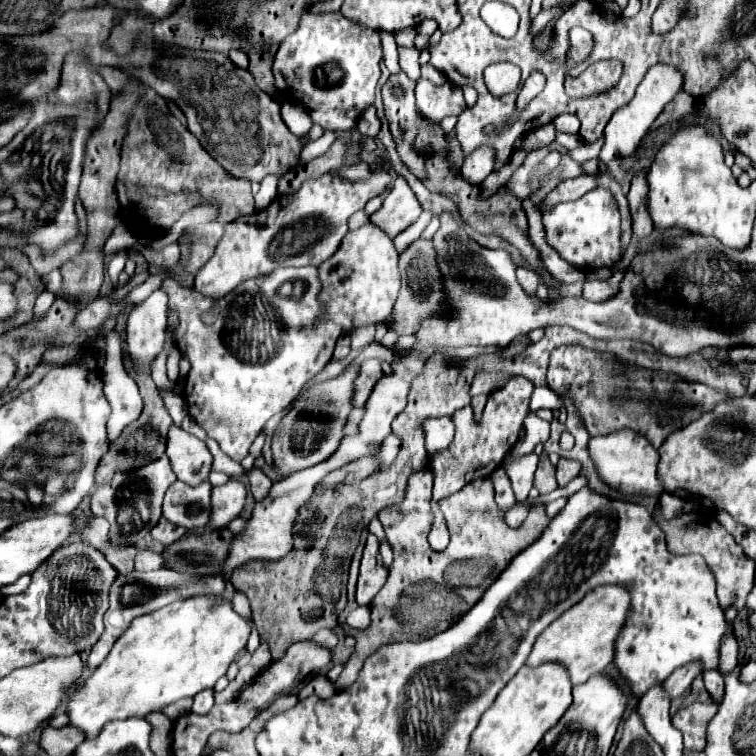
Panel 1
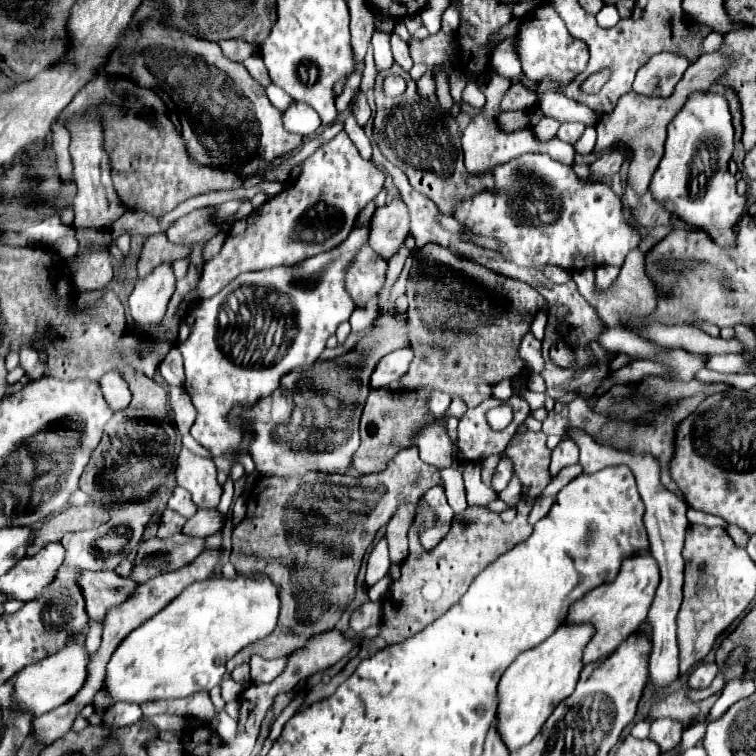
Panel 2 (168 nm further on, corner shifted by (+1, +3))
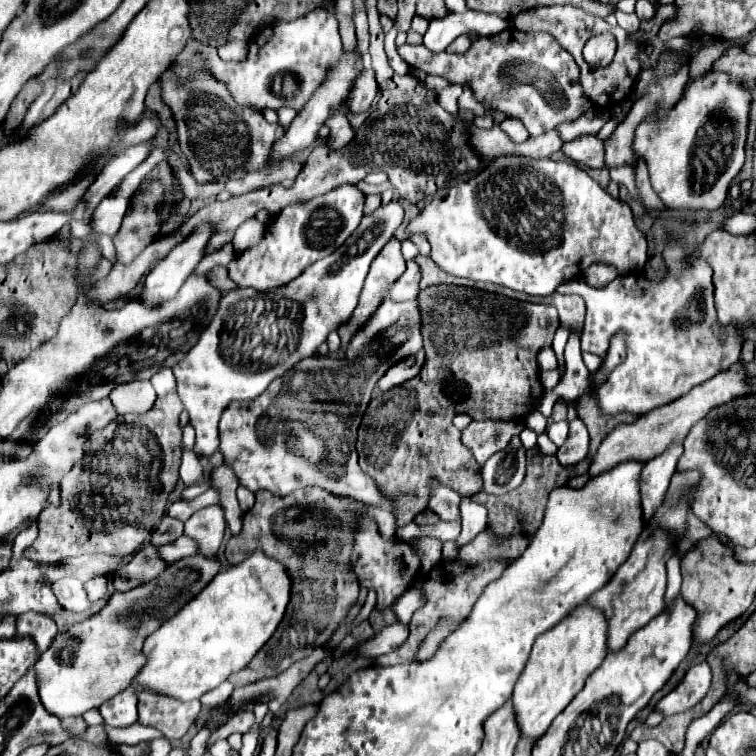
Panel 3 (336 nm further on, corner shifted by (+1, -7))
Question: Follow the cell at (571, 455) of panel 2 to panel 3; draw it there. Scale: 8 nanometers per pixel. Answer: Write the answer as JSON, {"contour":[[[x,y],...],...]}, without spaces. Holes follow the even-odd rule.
{"contour":[[[574,418],[570,422],[570,432],[568,432],[566,442],[556,452],[560,464],[574,466],[574,464],[582,462],[588,456],[588,444],[590,444],[590,436],[588,436],[584,422],[580,418]]]}

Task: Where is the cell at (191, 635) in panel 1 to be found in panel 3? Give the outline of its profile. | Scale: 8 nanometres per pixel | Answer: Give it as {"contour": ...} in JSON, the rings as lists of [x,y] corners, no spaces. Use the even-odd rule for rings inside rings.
{"contour":[[[260,548],[236,566],[224,568],[176,616],[166,620],[144,640],[148,662],[136,684],[178,700],[198,700],[220,686],[230,674],[242,670],[270,640],[290,602],[292,574]]]}

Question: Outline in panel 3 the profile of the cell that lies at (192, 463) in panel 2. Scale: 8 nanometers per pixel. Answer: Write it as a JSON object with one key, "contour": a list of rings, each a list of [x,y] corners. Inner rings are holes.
{"contour":[[[218,504],[192,514],[192,518],[184,522],[184,534],[196,542],[198,552],[206,558],[216,556],[222,544],[224,530],[226,530],[224,512]]]}

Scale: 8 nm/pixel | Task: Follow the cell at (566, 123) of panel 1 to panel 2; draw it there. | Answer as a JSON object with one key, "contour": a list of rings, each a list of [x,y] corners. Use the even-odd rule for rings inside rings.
{"contour":[[[564,122],[558,128],[558,138],[568,142],[568,144],[574,144],[580,138],[580,134],[584,132],[584,128],[586,128],[584,122]]]}

